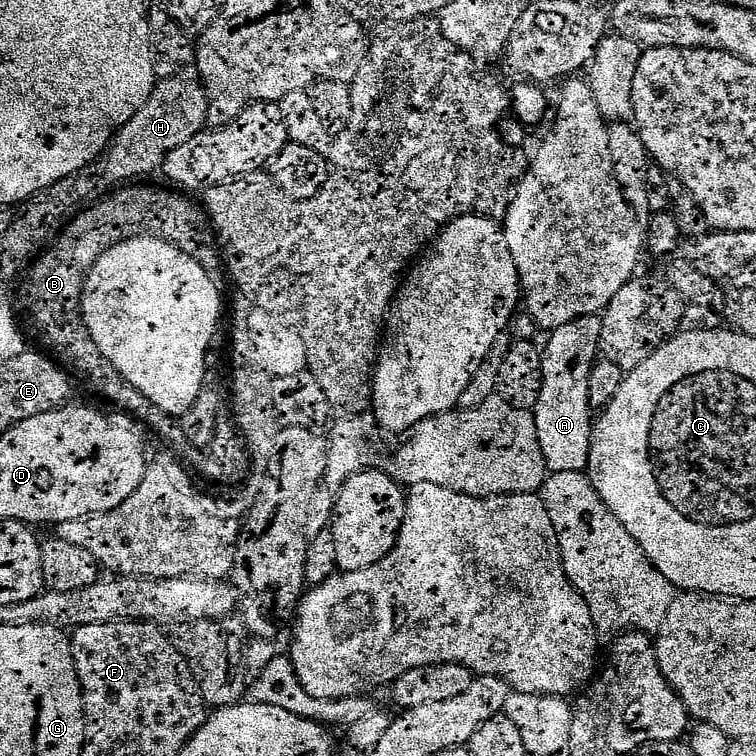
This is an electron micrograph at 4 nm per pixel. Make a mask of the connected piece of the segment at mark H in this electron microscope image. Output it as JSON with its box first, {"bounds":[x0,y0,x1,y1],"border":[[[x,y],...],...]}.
{"bounds":[99,74,208,186],"border":[[[177,74],[161,79],[138,114],[134,114],[134,118],[130,118],[130,122],[122,125],[113,136],[112,143],[99,161],[101,174],[112,186],[148,178],[144,176],[150,175],[155,168],[157,171],[167,156],[182,146],[182,142],[190,142],[190,138],[205,131],[208,124],[208,94],[195,79],[183,80],[182,77]]]}

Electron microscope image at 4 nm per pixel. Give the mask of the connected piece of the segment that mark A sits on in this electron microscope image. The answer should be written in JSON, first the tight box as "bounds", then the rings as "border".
{"bounds":[534,315,602,473],"border":[[[599,315],[583,316],[566,326],[551,329],[548,345],[542,351],[542,390],[538,394],[538,402],[534,409],[536,429],[538,430],[538,446],[542,446],[542,458],[546,462],[549,473],[588,471],[592,430],[594,427],[594,409],[588,405],[590,398],[590,370],[601,355],[600,339],[602,338],[602,322]]]}

